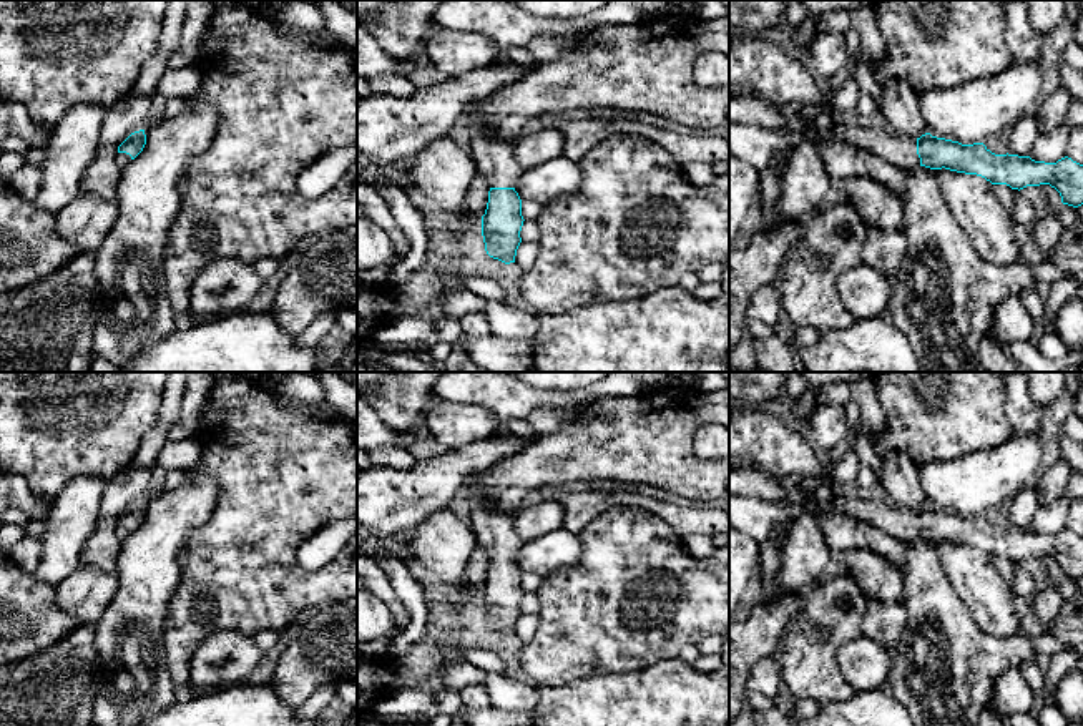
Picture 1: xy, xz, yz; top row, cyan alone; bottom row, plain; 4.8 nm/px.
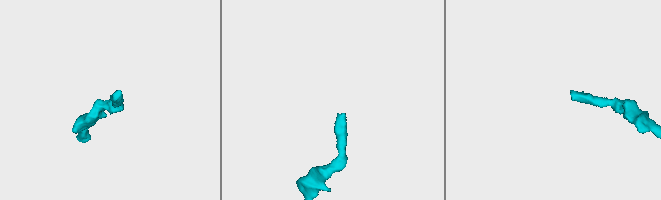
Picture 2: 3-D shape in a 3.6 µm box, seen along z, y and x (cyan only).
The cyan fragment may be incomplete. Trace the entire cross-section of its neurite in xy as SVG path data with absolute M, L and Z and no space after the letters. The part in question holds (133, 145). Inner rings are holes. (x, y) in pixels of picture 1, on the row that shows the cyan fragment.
M145 130L131 133L120 146L116 153L116 163L125 169L145 148L146 135Z

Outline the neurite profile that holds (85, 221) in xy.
M80 193L55 216L56 231L75 246L75 254L95 253L118 218L116 198Z

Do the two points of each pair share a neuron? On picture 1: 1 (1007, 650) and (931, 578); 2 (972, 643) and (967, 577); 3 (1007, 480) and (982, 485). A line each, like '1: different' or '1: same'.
1: same
2: different
3: same

